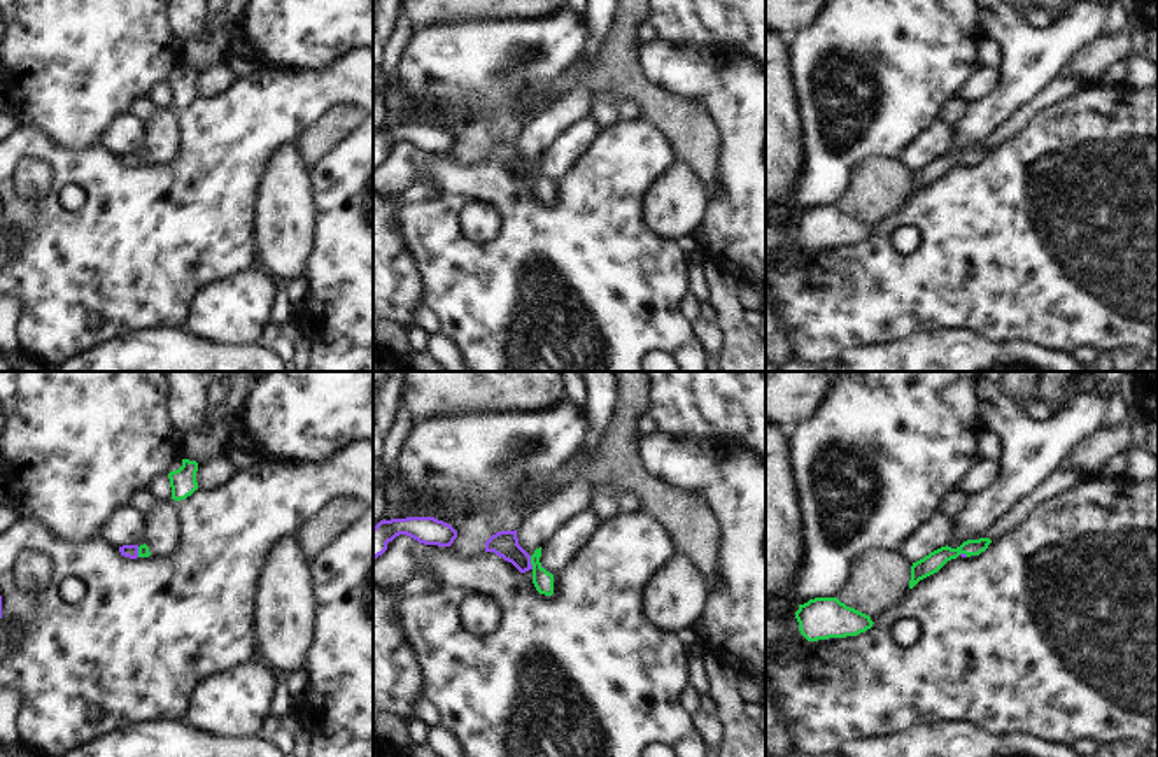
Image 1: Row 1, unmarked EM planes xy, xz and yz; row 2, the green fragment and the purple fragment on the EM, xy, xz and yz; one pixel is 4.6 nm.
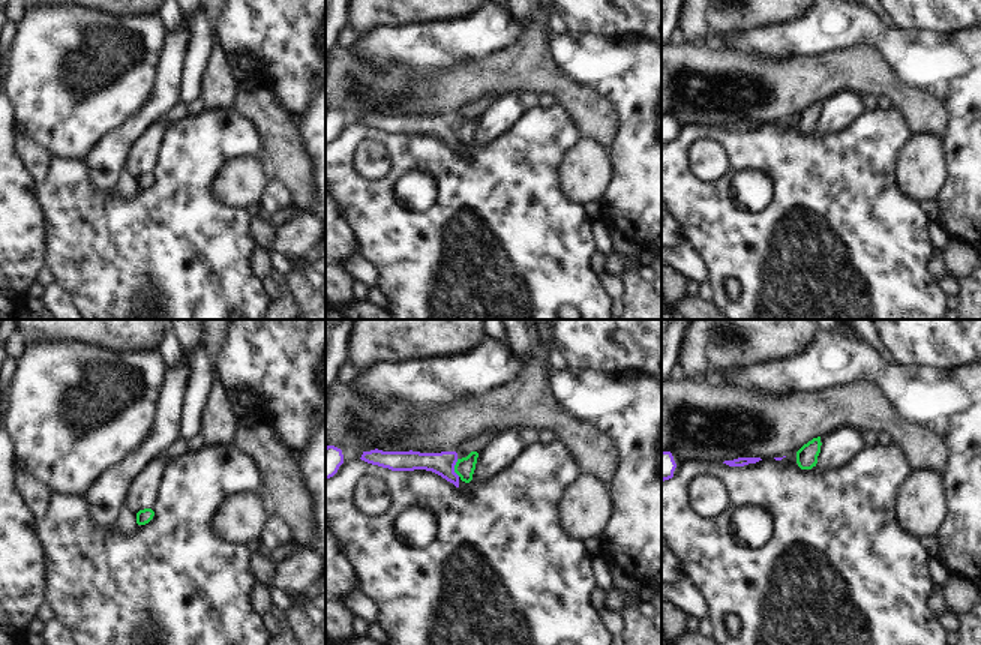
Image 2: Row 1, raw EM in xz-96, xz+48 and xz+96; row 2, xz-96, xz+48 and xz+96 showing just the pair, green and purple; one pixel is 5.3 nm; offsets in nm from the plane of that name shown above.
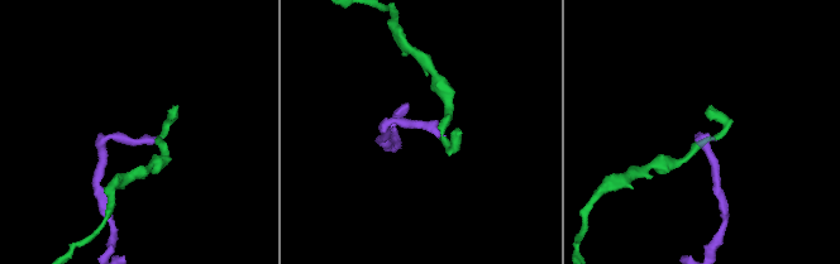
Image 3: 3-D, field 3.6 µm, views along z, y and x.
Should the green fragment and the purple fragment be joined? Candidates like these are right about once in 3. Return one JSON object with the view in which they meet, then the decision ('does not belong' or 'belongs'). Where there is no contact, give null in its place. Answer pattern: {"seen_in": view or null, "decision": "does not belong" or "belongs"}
{"seen_in": "xz", "decision": "belongs"}

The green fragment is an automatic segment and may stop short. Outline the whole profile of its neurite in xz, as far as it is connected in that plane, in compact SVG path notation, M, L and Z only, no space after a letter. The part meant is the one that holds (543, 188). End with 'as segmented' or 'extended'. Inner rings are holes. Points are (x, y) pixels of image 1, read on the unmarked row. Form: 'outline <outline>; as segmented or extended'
outline M499 138L485 149L485 159L494 159L512 170L520 180L533 179L533 191L540 202L554 202L554 182L541 170L541 154L529 163L520 152L515 138Z; extended

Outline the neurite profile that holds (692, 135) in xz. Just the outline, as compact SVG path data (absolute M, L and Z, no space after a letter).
M618 0L599 53L589 65L576 60L562 70L552 84L550 103L578 84L594 98L613 91L618 102L632 102L639 117L666 137L676 159L687 163L713 196L718 128L703 105L653 86L639 70L636 28L646 14L648 0Z

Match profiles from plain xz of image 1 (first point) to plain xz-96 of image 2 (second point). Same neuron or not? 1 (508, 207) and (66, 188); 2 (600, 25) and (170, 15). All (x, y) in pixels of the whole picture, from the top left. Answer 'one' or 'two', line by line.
1: one
2: two

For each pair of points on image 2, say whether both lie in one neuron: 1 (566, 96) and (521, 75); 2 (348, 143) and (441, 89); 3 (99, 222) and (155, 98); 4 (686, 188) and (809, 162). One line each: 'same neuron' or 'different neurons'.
1: same neuron
2: different neurons
3: different neurons
4: same neuron

